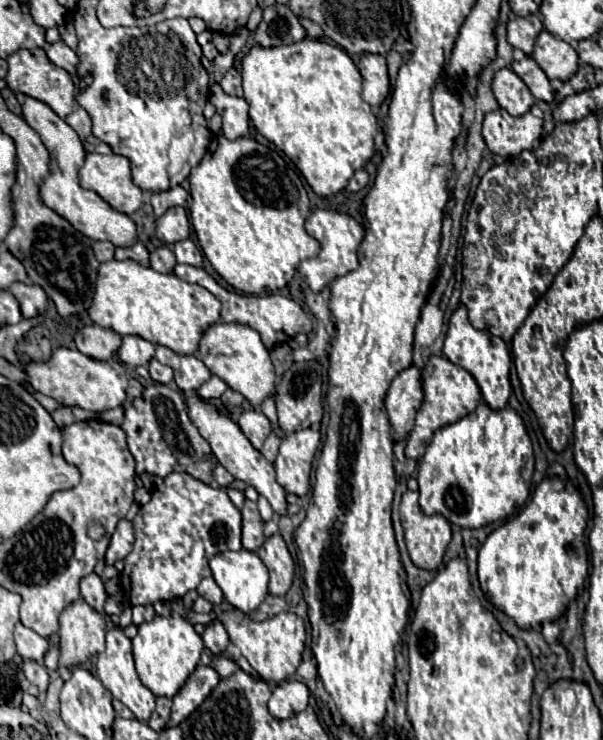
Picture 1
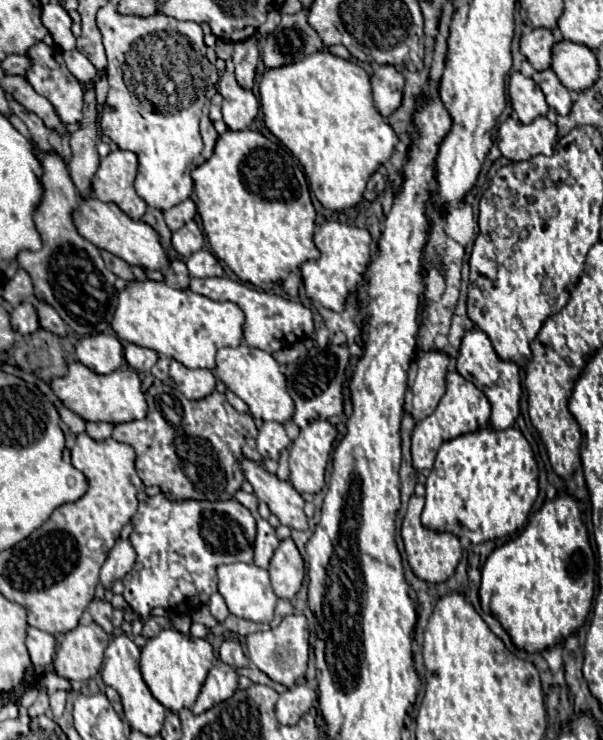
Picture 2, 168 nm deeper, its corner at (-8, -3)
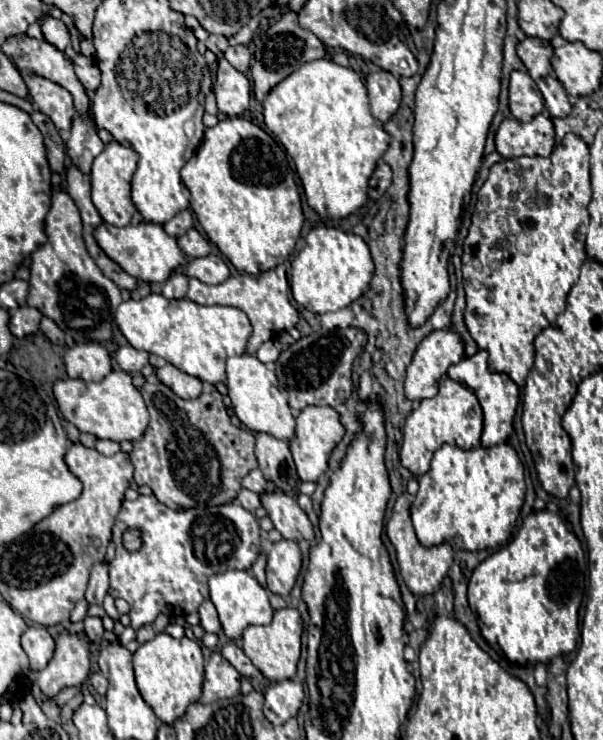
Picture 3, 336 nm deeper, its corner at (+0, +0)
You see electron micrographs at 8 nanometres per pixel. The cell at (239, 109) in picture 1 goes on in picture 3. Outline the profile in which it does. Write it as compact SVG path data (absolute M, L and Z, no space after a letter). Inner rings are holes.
M220 59L214 83L214 95L218 111L228 117L236 117L248 109L250 83L244 73L234 69L226 59Z

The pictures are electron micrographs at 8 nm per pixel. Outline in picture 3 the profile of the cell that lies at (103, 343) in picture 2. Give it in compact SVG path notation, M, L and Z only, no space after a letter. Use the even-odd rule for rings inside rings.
M98 341L78 343L64 353L66 373L70 379L82 381L100 381L112 371L110 353Z

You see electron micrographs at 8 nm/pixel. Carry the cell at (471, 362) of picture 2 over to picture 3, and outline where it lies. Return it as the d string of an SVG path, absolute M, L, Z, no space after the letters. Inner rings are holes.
M478 351L474 357L464 357L460 363L456 363L448 369L448 377L454 379L456 383L464 385L466 389L470 389L478 397L482 411L484 411L484 431L482 431L480 445L484 445L488 449L492 445L498 445L500 441L506 441L512 435L512 423L514 423L516 407L518 407L520 389L504 373L490 373L486 359L488 359L486 351Z

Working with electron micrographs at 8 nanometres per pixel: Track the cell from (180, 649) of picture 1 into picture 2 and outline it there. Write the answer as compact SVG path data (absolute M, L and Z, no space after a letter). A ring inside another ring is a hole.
M166 628L160 630L158 636L150 638L142 648L140 670L154 698L168 710L178 712L182 708L190 708L196 702L202 682L208 670L212 668L212 658L214 658L214 650L208 640L182 634L176 628Z

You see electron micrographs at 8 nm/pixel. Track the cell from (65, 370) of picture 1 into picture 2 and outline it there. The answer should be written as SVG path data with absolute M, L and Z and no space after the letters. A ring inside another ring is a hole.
M72 362L72 364L68 364L66 376L52 380L50 388L70 410L80 414L86 422L102 420L102 422L110 422L110 424L120 424L120 422L140 420L148 412L144 394L140 390L138 372L132 368L116 370L110 374L96 374L88 366L84 366L80 362Z

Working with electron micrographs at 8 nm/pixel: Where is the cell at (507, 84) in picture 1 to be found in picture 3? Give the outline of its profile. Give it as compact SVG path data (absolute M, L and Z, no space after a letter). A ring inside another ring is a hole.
M512 71L510 75L510 111L518 121L532 121L544 111L542 93L524 71Z

